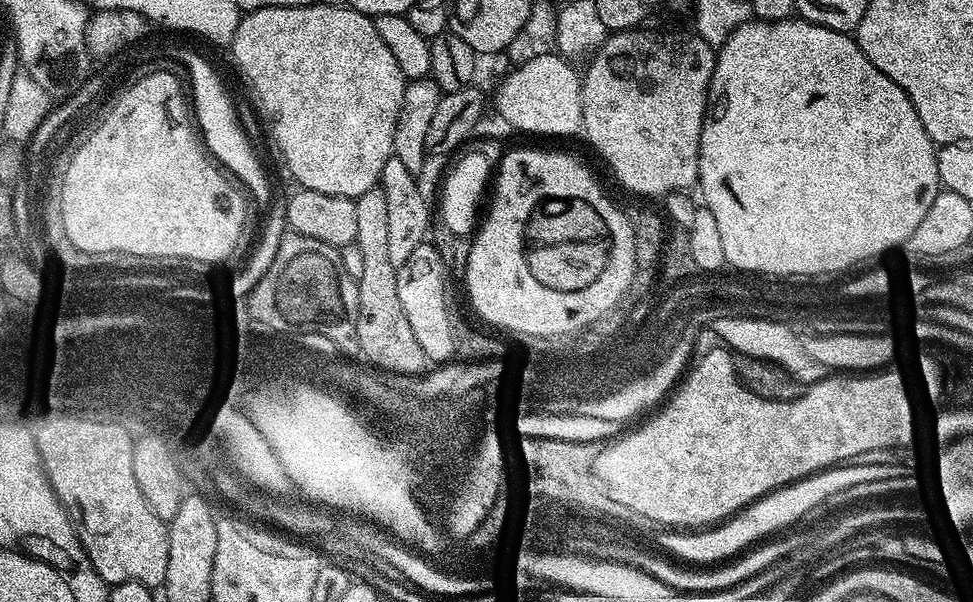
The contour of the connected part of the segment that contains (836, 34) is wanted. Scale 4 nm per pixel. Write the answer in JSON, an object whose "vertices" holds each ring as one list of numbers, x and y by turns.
{"vertices":[[752,18,739,25,723,45,718,48,714,74,708,87,709,109,704,118,700,135,700,153,698,154,698,189,704,195,703,207,714,214,718,230,722,237,722,247,726,249,726,261,736,260,744,268,772,268,772,272,820,272,820,268,836,268,876,252,883,257,891,248,907,245,914,226,922,222,930,202,942,190,938,162,937,145,933,144,914,102,894,82,886,78,870,58,860,49,860,45,847,32,830,30,826,26,811,24,808,20,757,20]]}

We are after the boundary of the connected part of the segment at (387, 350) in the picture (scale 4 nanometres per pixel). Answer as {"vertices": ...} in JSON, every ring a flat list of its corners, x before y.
{"vertices":[[379,188,366,190,366,194,355,197,355,215,358,221,358,232,354,243,362,253,362,274,358,278,360,289,360,313,356,323,356,337,360,343,359,351,369,360,369,365,388,372,400,372,406,375,423,373,430,361,418,346,410,322,402,311,402,302,398,302,398,278,394,262,390,262,388,253,389,216,386,207,386,194]]}

